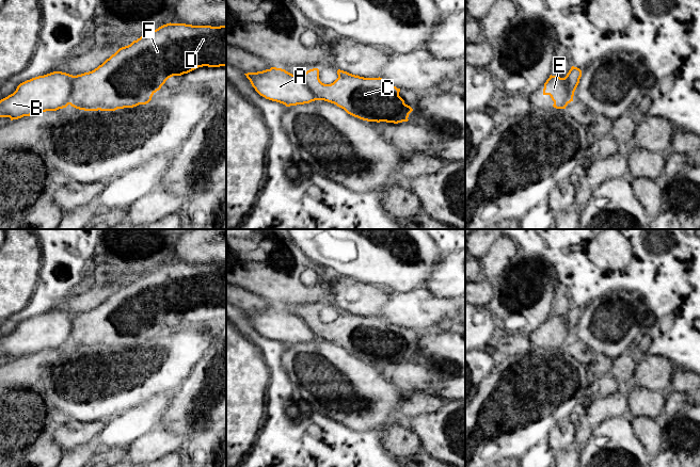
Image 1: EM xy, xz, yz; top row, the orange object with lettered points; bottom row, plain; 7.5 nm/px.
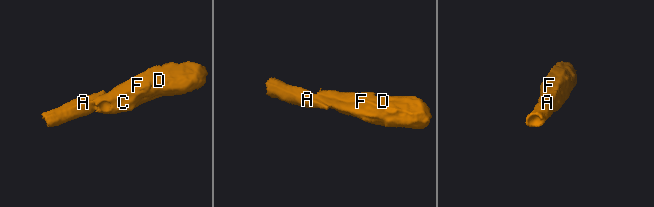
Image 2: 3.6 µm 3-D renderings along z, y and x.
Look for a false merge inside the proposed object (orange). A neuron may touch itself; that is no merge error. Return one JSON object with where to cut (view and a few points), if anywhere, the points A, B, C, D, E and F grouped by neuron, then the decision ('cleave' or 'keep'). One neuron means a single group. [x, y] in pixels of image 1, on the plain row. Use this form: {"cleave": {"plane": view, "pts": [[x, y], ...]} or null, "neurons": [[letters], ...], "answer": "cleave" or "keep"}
{"cleave": {"plane": "xy", "pts": [[75, 315], [68, 342]]}, "neurons": [["A", "B"], ["C", "D", "E", "F"]], "answer": "cleave"}

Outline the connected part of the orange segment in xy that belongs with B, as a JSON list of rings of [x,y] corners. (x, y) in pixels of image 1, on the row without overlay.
[[[53,310],[20,322],[16,329],[0,339],[0,356],[11,359],[69,343],[75,315]]]

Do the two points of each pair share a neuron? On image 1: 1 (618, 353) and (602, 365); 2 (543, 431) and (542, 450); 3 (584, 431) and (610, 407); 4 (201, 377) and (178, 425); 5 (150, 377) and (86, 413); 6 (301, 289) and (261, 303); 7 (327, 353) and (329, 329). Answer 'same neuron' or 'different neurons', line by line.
1: different neurons
2: different neurons
3: same neuron
4: same neuron
5: same neuron
6: different neurons
7: different neurons

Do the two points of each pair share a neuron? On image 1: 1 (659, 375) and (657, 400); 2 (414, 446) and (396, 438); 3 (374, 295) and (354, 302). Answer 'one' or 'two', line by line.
1: two
2: one
3: one

